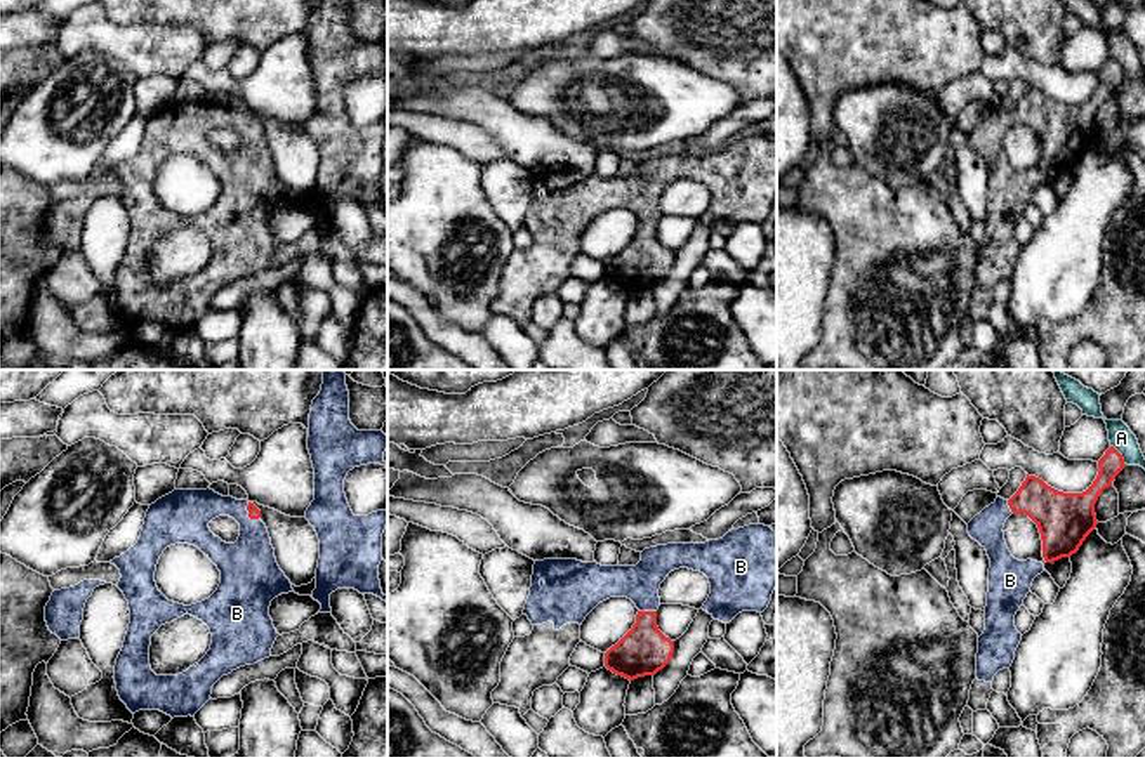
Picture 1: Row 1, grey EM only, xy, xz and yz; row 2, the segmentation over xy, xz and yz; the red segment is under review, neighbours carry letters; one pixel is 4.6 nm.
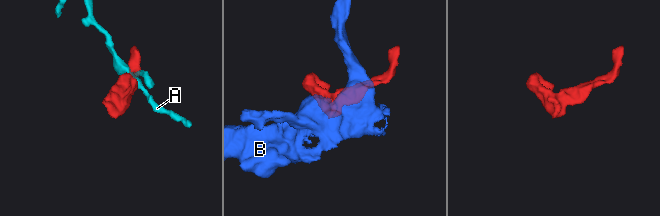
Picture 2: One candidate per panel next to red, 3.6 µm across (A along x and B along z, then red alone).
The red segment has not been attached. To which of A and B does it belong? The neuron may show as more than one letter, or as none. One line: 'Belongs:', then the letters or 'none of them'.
Belongs: B

